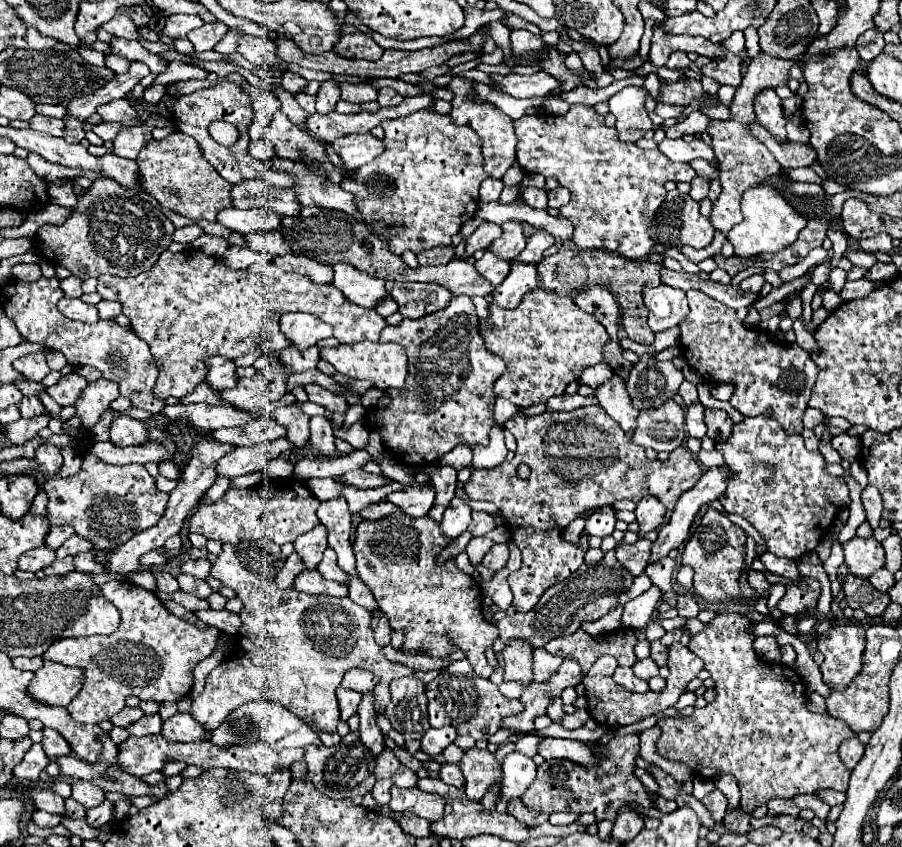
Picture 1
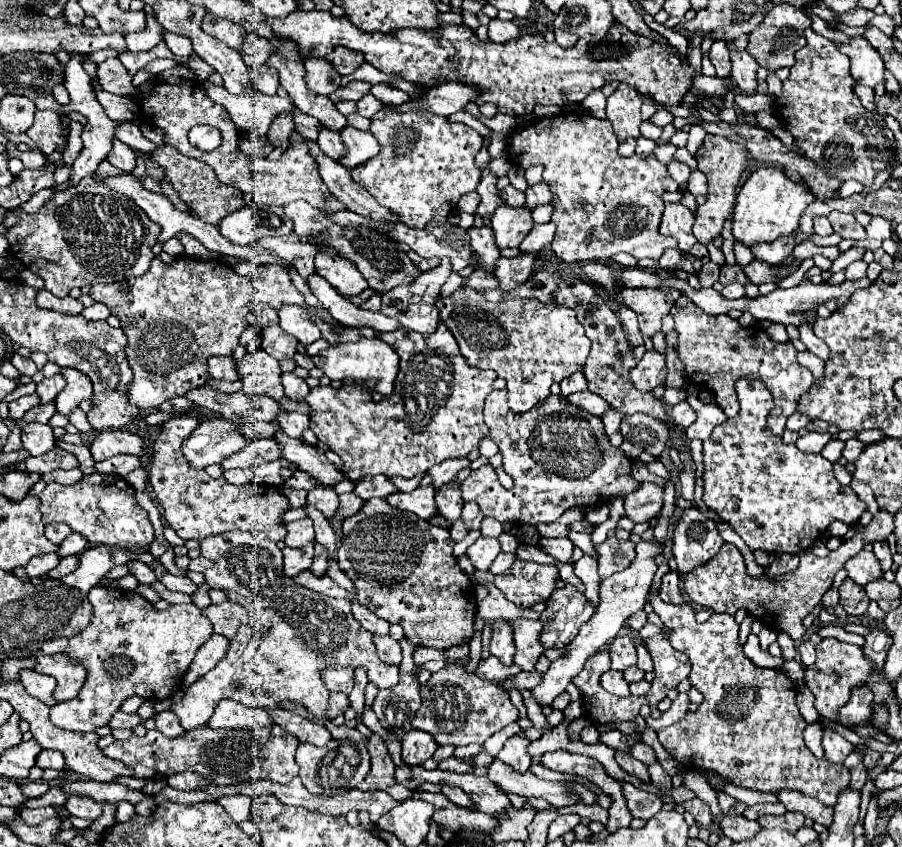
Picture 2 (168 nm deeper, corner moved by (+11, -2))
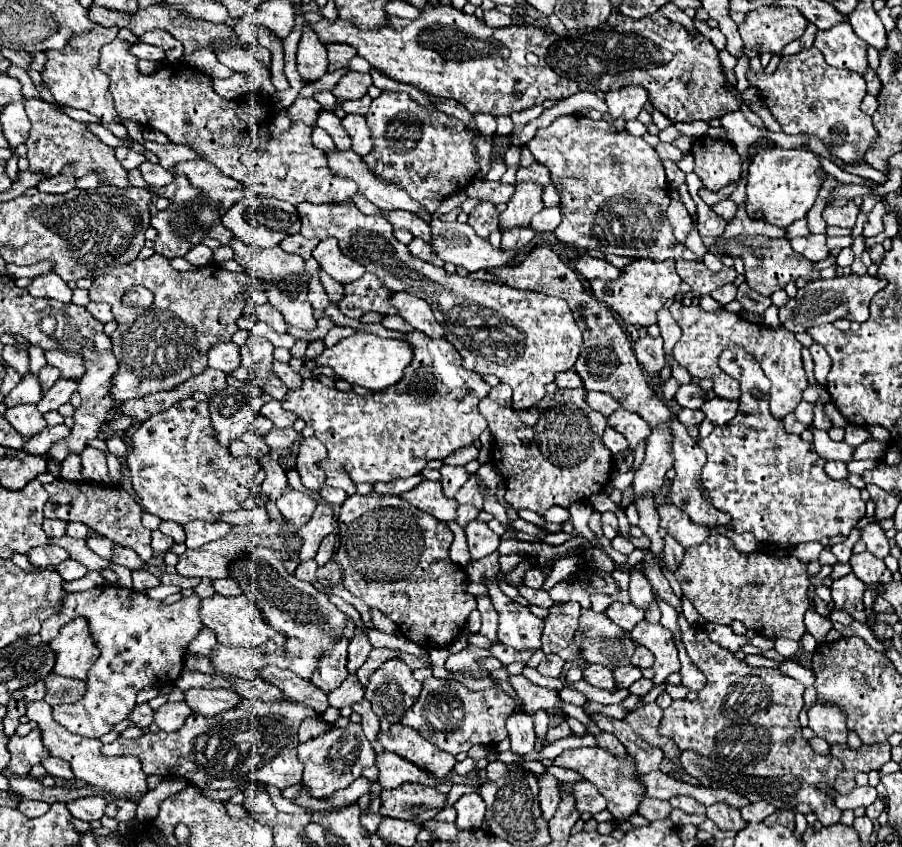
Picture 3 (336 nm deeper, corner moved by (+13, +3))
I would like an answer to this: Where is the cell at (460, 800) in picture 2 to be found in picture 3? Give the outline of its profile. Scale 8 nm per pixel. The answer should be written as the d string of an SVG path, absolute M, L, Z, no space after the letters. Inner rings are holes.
M466 793L456 803L454 809L458 813L456 825L458 829L478 829L482 825L486 805L478 793Z

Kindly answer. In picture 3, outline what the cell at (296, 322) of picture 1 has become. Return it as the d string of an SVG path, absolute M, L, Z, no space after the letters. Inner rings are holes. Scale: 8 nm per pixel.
M232 237L228 243L234 251L234 261L242 265L242 269L246 273L250 273L252 277L262 277L262 279L274 279L272 287L266 291L268 301L282 313L284 321L292 327L298 329L306 329L306 331L314 331L316 329L316 319L314 319L314 311L312 305L306 299L306 291L308 291L308 273L304 269L304 259L300 255L292 255L282 251L280 247L270 247L270 249L262 249L262 247L248 247L246 243L242 243L240 239Z

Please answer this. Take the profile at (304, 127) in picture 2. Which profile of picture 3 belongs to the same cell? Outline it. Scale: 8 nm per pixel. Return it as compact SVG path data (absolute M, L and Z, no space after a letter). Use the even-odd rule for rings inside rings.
M312 127L312 143L314 143L318 149L322 149L322 151L334 149L332 137L330 137L324 129L320 129L320 127Z

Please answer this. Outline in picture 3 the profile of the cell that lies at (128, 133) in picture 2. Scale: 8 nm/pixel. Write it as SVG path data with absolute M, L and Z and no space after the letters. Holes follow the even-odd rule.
M144 141L142 145L158 157L158 161L160 161L160 165L164 169L172 169L178 161L198 159L198 155L190 147L186 147L186 145L174 145L174 143L160 145L160 143L154 143L154 141Z

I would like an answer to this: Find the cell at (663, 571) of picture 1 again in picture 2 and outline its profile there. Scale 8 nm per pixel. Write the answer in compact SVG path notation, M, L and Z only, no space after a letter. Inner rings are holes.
M650 596L654 612L660 616L664 628L670 632L666 638L670 644L684 652L690 662L692 662L692 672L690 672L690 684L698 688L704 694L702 704L698 706L696 712L686 712L686 716L658 732L660 744L670 752L670 756L686 768L692 770L704 770L704 772L716 772L720 776L726 776L728 782L758 790L758 792L778 792L782 788L788 790L800 790L808 796L818 798L826 806L834 806L838 802L838 792L842 788L848 788L850 784L850 772L844 764L830 764L826 760L818 760L802 740L804 734L804 718L798 712L796 706L796 690L792 680L780 672L780 670L766 670L754 666L744 654L742 646L738 644L738 624L734 616L724 614L712 614L710 620L704 624L698 624L694 620L694 610L692 608L676 608L662 598Z

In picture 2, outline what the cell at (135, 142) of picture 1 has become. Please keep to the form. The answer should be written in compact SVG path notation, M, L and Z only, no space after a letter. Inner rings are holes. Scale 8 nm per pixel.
M114 140L114 148L108 154L108 162L124 172L132 172L136 168L136 154L134 150L130 150L126 144L122 144L120 140Z

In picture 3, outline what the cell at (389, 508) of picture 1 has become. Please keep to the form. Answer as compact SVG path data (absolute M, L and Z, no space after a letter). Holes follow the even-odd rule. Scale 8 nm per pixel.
M328 485L322 487L322 493L320 493L320 495L322 495L322 499L324 499L326 503L330 503L334 509L338 509L338 507L346 501L346 497L348 497L344 491L332 489L332 487L328 487Z

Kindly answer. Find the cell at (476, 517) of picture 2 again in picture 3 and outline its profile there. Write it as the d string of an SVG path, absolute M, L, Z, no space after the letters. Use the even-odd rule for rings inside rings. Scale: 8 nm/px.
M470 475L470 479L462 485L462 489L456 493L456 501L460 505L474 505L482 509L482 495L480 495L480 483L482 479L478 475Z

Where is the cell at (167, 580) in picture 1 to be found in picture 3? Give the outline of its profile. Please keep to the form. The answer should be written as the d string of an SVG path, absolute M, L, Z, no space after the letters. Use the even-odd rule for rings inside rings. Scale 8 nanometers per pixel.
M116 545L114 547L114 555L112 555L112 561L118 563L118 565L126 565L128 569L144 569L144 561L132 551L132 549L126 549L126 547L120 547Z

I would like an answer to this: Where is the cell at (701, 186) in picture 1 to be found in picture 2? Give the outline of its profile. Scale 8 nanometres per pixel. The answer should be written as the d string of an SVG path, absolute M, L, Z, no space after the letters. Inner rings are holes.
M672 158L666 168L668 168L670 176L672 176L678 184L686 184L686 182L688 182L688 178L690 178L690 168L688 168L684 162L678 162L678 160Z

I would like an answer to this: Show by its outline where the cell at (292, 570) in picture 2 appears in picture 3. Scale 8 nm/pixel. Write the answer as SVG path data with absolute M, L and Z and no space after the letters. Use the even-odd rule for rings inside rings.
M320 501L312 519L308 521L308 525L304 525L300 531L298 531L298 537L302 539L302 545L298 549L298 559L300 561L308 561L308 559L314 559L318 547L320 547L320 541L330 535L334 531L334 513L330 509L328 503Z

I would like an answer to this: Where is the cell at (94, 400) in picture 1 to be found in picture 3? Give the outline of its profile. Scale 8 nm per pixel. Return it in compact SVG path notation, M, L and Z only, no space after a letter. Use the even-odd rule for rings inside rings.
M50 351L50 353L46 353L46 361L60 369L62 379L80 381L86 373L86 367L84 367L84 361L80 359L80 355L66 355L62 351Z

